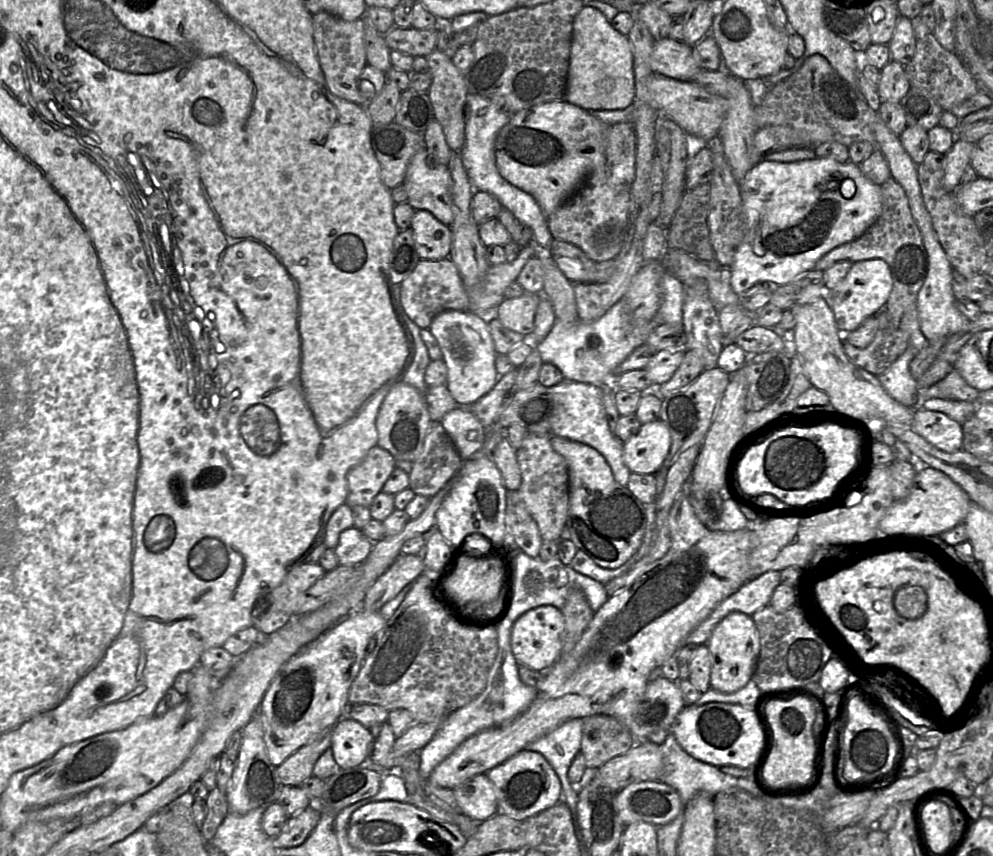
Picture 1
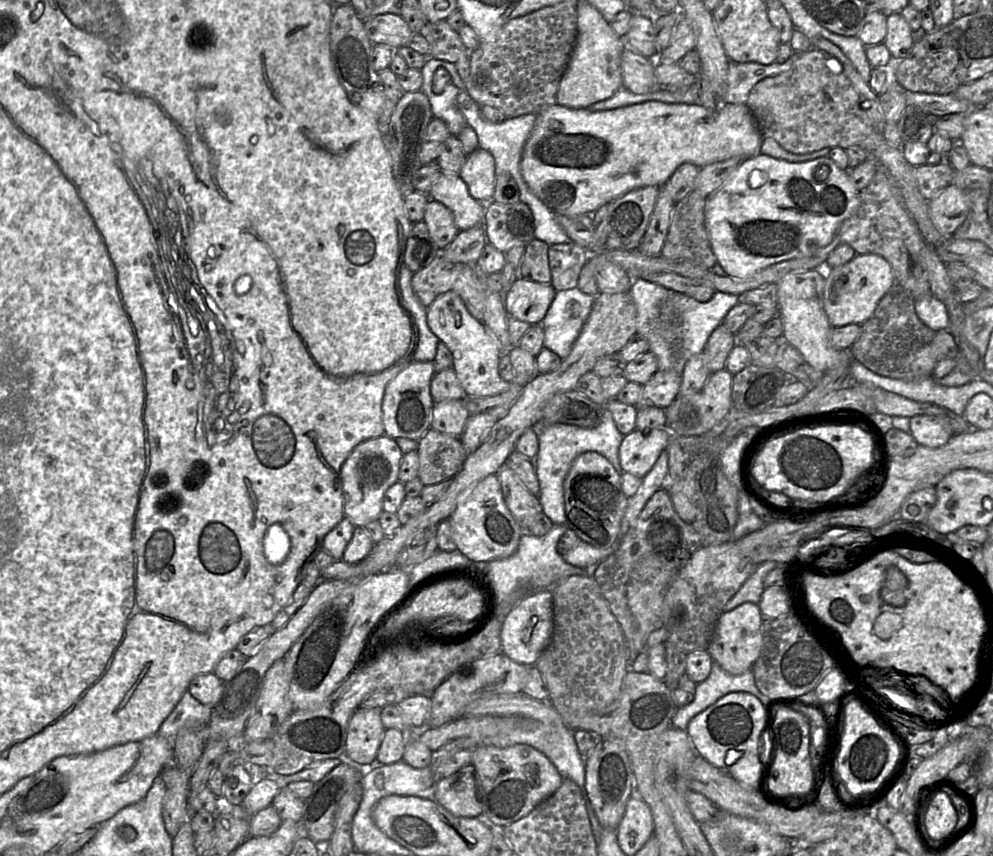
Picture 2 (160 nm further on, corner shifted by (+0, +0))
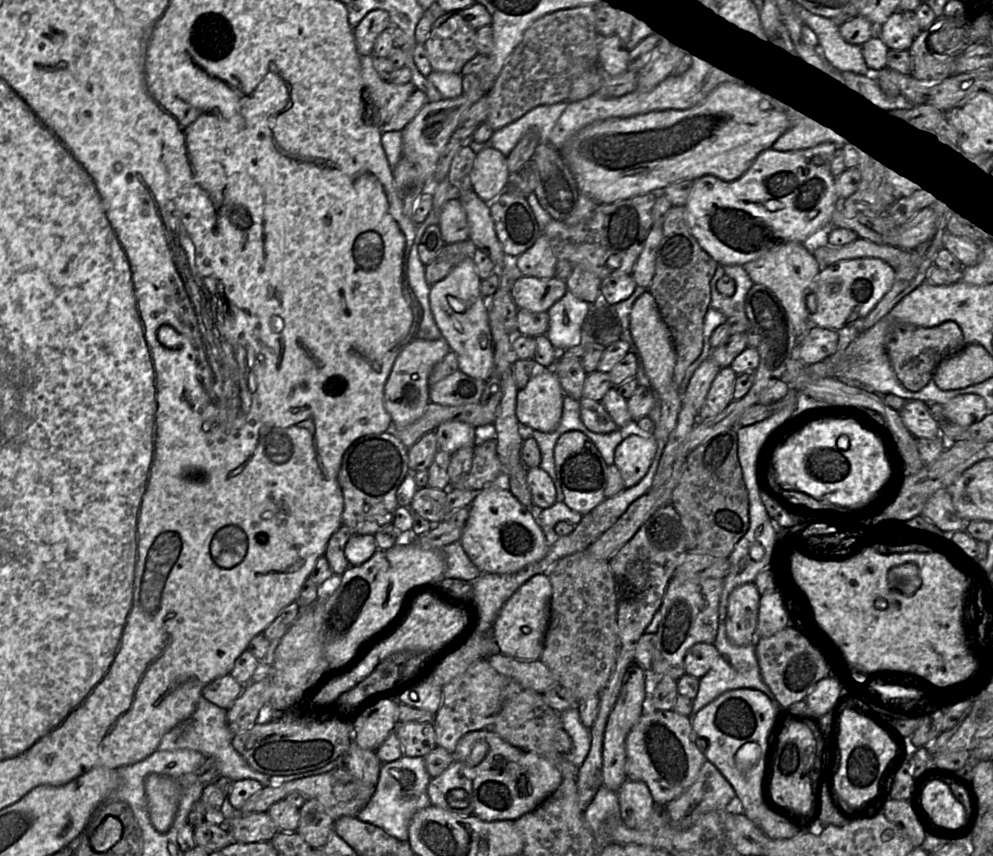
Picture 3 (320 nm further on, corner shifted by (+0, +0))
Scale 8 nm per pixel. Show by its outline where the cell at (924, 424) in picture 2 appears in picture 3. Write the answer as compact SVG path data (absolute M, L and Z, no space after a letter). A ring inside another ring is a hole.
M906 401L899 415L906 429L916 439L934 439L941 436L940 426L925 402Z

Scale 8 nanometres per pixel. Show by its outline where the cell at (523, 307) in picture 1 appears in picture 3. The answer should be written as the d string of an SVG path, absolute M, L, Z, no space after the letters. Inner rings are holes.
M520 275L510 293L519 309L547 312L567 291L566 281L557 276L544 279Z

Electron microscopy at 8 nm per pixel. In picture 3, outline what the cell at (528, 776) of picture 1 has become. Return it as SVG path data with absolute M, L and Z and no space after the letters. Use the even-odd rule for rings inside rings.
M491 728L465 734L453 755L470 775L473 815L483 821L518 820L536 809L563 781L561 772L549 760L509 744Z

